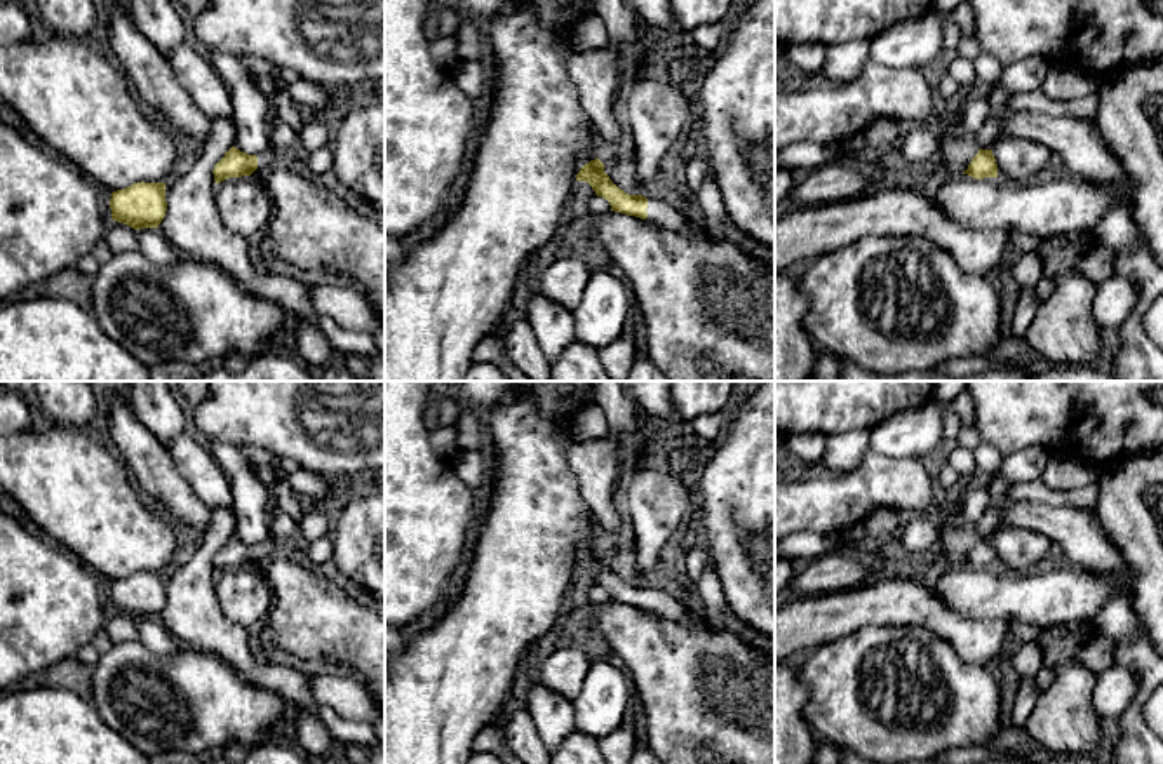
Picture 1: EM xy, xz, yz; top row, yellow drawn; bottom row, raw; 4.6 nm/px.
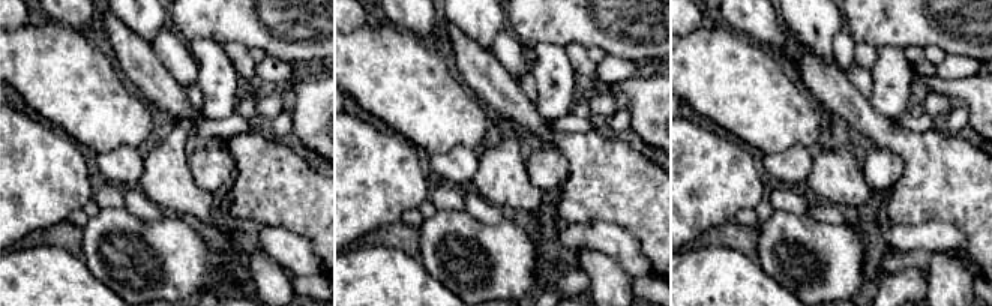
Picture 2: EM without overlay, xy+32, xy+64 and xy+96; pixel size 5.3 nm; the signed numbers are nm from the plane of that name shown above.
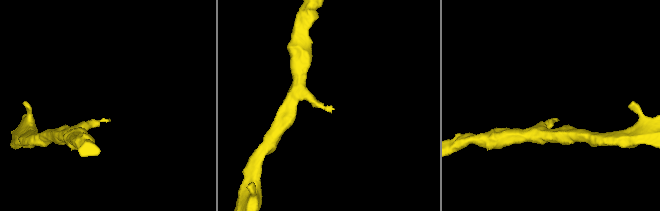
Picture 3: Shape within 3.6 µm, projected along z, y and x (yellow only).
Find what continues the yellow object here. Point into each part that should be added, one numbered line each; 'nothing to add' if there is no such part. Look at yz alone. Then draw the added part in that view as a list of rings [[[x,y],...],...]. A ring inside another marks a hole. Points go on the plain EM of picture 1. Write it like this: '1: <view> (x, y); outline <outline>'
nothing to add

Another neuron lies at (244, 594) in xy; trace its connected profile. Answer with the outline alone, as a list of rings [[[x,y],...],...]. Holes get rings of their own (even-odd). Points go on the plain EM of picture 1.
[[[251,566],[228,567],[216,574],[216,593],[225,616],[245,628],[268,618],[273,592]]]

